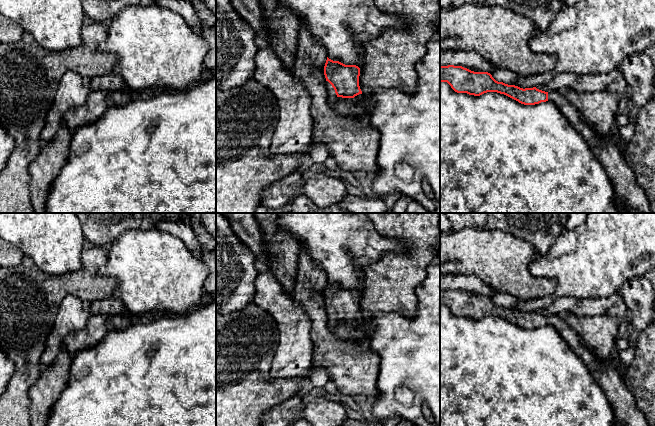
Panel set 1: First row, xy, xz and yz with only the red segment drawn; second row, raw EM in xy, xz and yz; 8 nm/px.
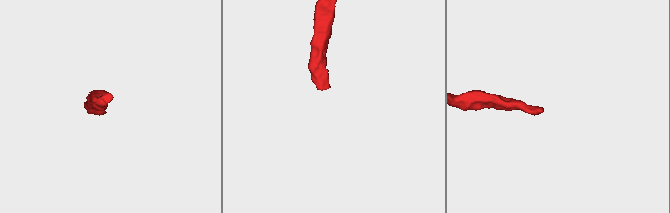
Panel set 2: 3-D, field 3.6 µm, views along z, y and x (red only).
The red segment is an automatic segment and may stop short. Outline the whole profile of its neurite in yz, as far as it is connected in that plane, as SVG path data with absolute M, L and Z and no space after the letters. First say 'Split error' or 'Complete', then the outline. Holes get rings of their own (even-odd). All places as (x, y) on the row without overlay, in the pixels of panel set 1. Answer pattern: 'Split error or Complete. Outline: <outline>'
Split error. Outline: M454 289L440 290L440 306L447 306L457 317L480 320L487 316L497 316L524 329L553 326L585 362L593 377L601 385L620 424L622 426L649 426L645 416L638 410L632 392L611 365L610 358L598 361L592 351L581 344L576 331L558 315L545 316L536 311L523 313L498 306L488 296L474 296Z

